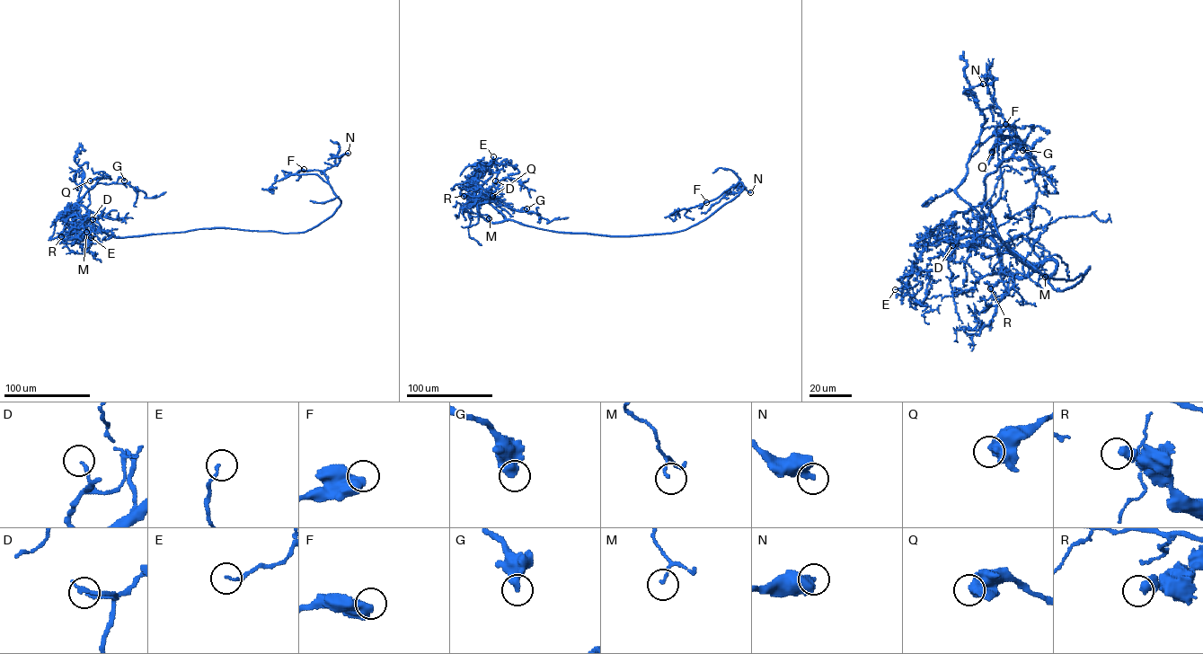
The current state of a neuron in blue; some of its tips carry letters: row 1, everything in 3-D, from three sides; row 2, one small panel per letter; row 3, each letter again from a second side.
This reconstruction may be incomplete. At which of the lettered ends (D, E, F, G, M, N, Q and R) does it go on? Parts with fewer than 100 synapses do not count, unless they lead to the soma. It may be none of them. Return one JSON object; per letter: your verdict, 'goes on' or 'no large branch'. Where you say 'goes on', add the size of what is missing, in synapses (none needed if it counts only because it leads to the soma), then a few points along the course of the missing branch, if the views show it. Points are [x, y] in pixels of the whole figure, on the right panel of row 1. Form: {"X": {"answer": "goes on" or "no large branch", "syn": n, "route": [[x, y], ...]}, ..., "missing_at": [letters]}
{"D": {"answer": "no large branch"}, "E": {"answer": "no large branch"}, "F": {"answer": "no large branch"}, "G": {"answer": "no large branch"}, "M": {"answer": "no large branch"}, "N": {"answer": "no large branch"}, "Q": {"answer": "no large branch"}, "R": {"answer": "goes on", "route": [[990, 288], [957, 287], [953, 297], [945, 303], [948, 310]]}, "missing_at": ["R"]}

